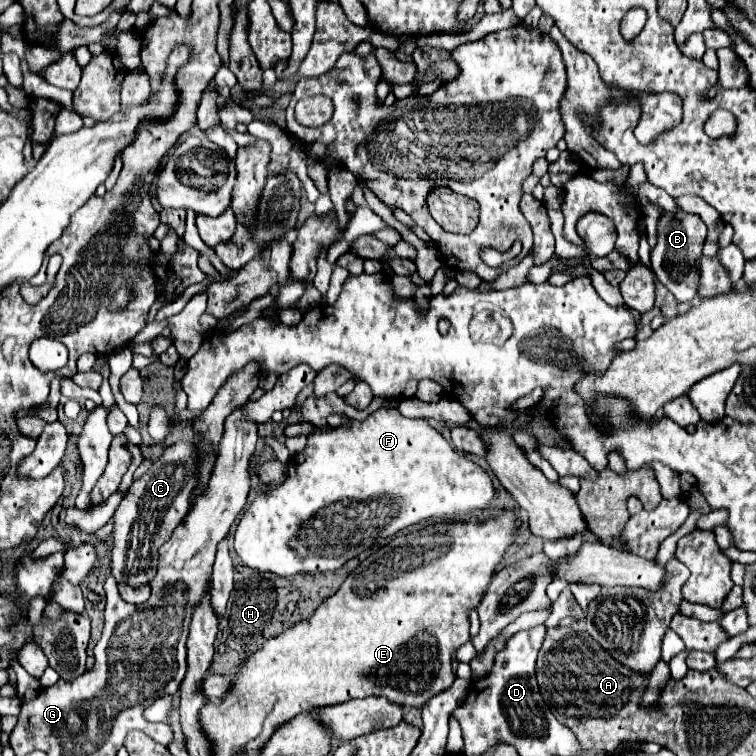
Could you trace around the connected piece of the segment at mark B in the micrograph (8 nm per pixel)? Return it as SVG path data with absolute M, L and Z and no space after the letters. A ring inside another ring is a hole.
M679 208L677 214L663 212L659 216L659 222L657 222L657 244L651 250L651 268L653 268L655 276L657 276L657 280L661 284L665 284L675 294L675 298L679 302L691 302L697 296L697 290L699 290L699 264L697 264L697 260L701 258L705 236L707 236L707 228L705 228L703 220L697 214L689 214L689 212Z

